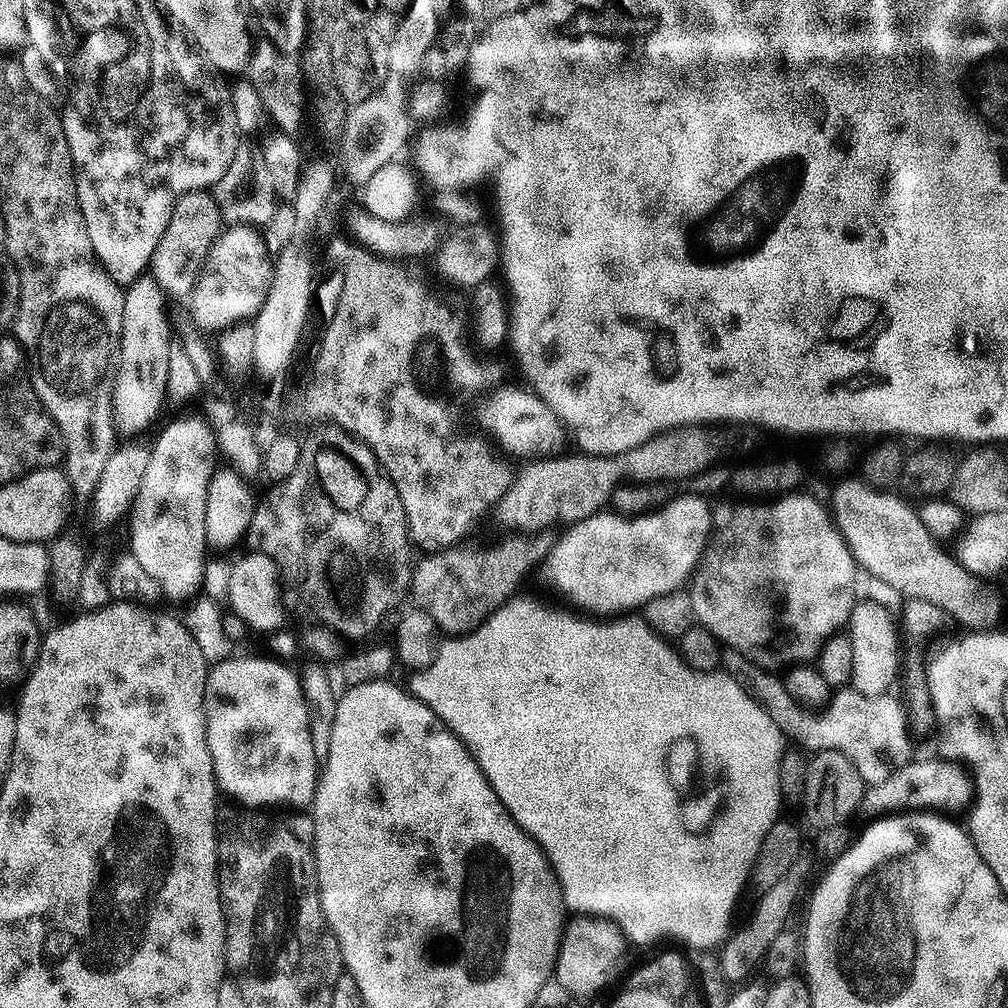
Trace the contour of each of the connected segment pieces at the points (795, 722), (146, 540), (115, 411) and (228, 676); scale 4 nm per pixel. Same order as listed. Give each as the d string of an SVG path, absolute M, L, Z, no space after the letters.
M728 650L723 653L722 664L731 675L735 676L774 718L774 722L780 727L781 732L789 741L797 740L805 749L812 748L813 753L820 751L840 751L852 760L857 766L859 774L864 779L865 785L871 786L881 784L894 770L898 770L903 764L913 759L912 744L908 741L910 729L908 727L908 718L906 709L899 699L895 700L895 695L885 694L883 696L867 696L857 692L851 686L845 686L833 695L832 699L821 710L805 708L800 701L795 700L786 690L783 679L775 671L763 668L761 664L754 664L748 657L741 652Z
M207 419L204 420L176 420L173 424L168 424L160 432L160 437L156 441L151 441L149 451L149 461L146 462L146 470L142 473L142 480L138 482L136 496L132 499L131 509L126 517L128 524L128 544L130 554L138 558L138 563L142 565L142 570L150 574L150 578L156 583L159 595L165 596L168 600L184 600L188 602L197 595L200 583L204 580L204 552L206 545L204 542L204 518L206 516L206 494L208 493L208 484L212 481L214 465L212 465L212 450L214 452L214 429Z
M143 274L137 275L135 279L133 279L129 284L132 285L129 286L128 293L126 293L124 296L124 305L122 305L120 308L120 345L118 345L117 348L115 345L114 367L111 369L110 372L110 384L112 380L112 400L110 399L110 417L112 420L113 429L115 429L115 431L119 433L119 435L121 432L122 435L128 436L124 438L136 438L139 437L136 436L139 434L139 432L144 432L147 430L148 427L151 426L152 419L154 419L155 416L158 415L160 412L160 396L162 400L162 392L161 389L158 387L158 364L156 368L156 359L158 359L159 356L161 359L162 353L165 351L166 348L166 343L164 344L164 328L163 328L164 300L166 301L166 296L165 293L161 292L160 287L158 286L156 280L153 279L153 277L150 274L148 275L144 274L144 276Z
M239 654L233 655L231 658L227 660L217 660L215 663L209 667L208 670L208 676L205 678L204 682L204 699L203 699L203 704L204 704L204 730L206 732L206 742L208 743L208 750L210 754L210 758L212 759L212 773L213 775L216 776L216 786L217 789L221 793L224 792L228 796L233 796L235 803L240 806L247 806L249 808L255 808L257 810L263 809L265 806L272 806L268 804L289 804L290 807L289 809L292 810L304 810L309 807L312 803L312 798L314 796L314 790L316 789L316 777L318 775L318 754L314 750L314 746L312 745L311 742L311 726L309 724L309 717L310 717L310 705L307 700L304 698L304 691L300 689L300 679L297 676L297 673L294 671L293 673L291 672L290 669L287 668L286 665L284 664L279 664L284 663L281 662L279 659L276 660L263 660L262 657L260 656L239 656Z

